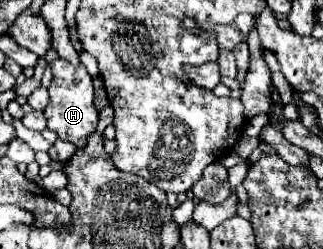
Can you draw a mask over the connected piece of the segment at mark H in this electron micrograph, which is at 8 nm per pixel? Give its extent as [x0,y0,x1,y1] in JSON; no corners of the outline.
[45,59,97,149]

